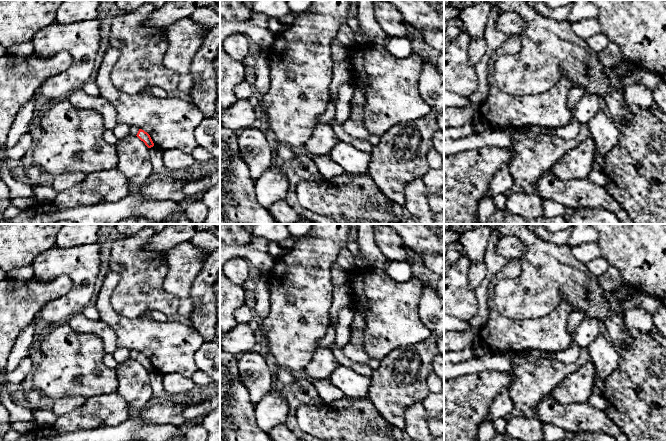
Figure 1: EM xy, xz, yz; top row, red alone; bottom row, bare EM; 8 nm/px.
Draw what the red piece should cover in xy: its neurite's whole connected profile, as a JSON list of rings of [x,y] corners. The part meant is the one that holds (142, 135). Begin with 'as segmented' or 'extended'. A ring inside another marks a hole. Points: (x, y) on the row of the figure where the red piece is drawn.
extended | [[[131,126],[130,134],[137,136],[141,141],[143,141],[145,143],[145,145],[148,148],[151,148],[154,146],[154,143],[150,137],[150,135],[147,132],[145,132],[144,130],[139,129],[138,127]]]

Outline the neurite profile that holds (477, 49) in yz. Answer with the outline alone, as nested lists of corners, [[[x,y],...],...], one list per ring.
[[[471,37],[468,49],[469,64],[476,66],[480,59],[486,54],[487,44],[485,38]]]

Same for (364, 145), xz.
[[[342,124],[334,125],[332,128],[335,135],[339,138],[341,142],[350,144],[363,152],[371,153],[373,146],[368,140],[361,140],[352,137],[343,129]]]

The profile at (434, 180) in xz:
[[[444,163],[440,169],[430,169],[422,180],[429,191],[429,208],[435,224],[436,215],[444,210],[444,197],[441,194],[444,189]]]

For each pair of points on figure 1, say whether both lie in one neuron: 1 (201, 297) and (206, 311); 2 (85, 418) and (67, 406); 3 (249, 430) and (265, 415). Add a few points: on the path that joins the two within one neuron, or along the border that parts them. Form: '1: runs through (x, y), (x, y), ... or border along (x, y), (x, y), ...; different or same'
1: runs through (204, 300), (204, 308); same
2: border along (87, 398), (80, 405), (58, 417); different
3: border along (253, 406), (256, 423), (263, 430); different

